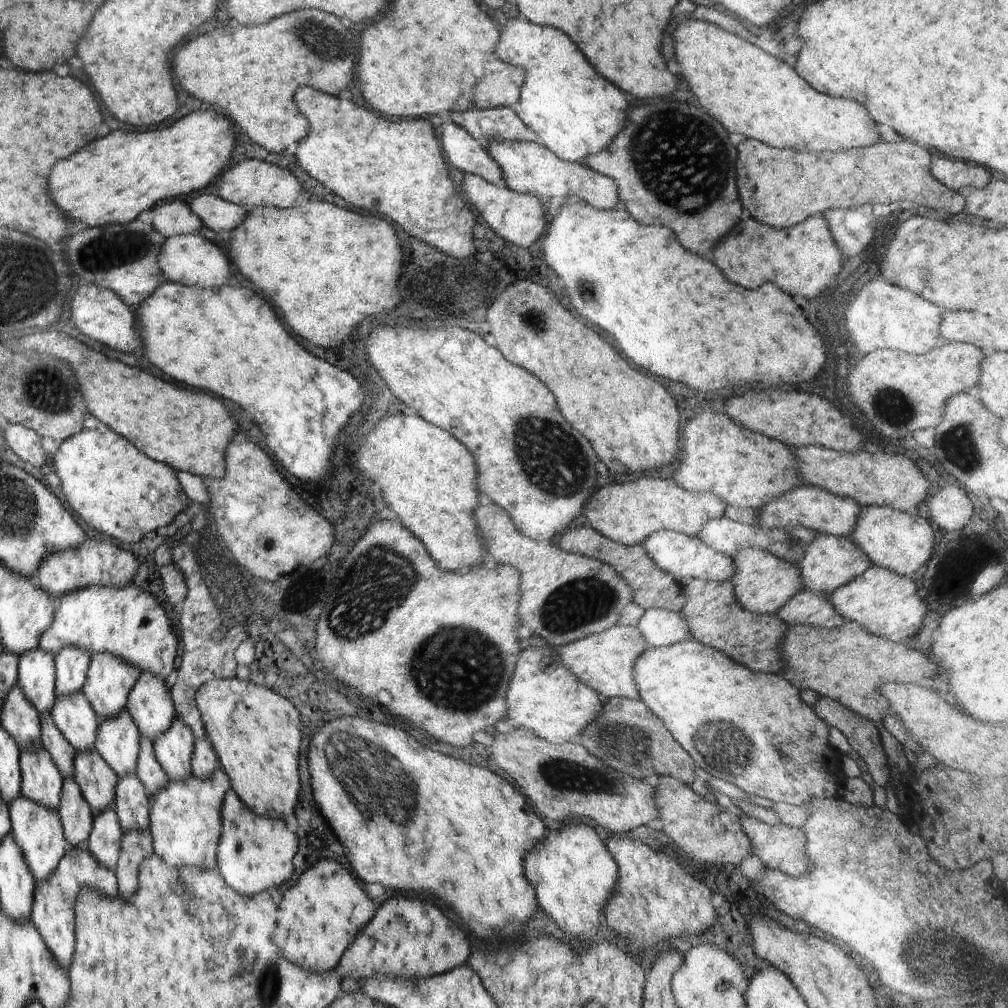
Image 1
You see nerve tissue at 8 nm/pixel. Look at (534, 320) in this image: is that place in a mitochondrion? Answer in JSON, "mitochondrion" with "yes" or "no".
{"mitochondrion":"yes"}

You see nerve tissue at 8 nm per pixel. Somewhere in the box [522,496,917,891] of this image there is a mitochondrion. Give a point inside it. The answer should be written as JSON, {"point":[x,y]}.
{"point":[581,601]}

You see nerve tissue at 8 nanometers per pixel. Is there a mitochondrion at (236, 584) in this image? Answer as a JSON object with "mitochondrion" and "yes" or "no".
{"mitochondrion":"no"}

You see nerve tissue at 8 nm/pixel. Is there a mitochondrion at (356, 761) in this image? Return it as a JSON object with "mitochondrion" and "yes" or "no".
{"mitochondrion":"yes"}

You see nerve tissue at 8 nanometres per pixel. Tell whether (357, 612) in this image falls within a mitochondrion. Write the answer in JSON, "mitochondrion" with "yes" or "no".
{"mitochondrion":"yes"}

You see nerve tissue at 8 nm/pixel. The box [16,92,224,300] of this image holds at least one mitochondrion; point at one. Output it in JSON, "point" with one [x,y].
{"point":[116,248]}

